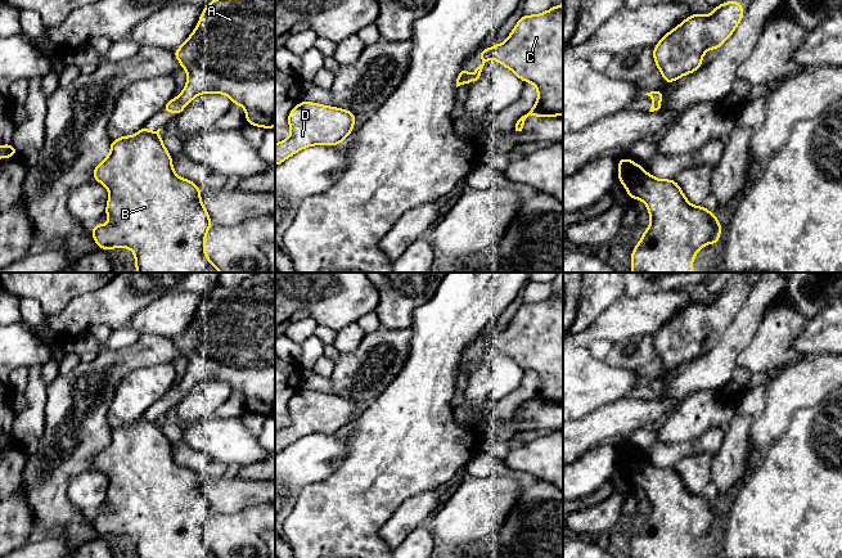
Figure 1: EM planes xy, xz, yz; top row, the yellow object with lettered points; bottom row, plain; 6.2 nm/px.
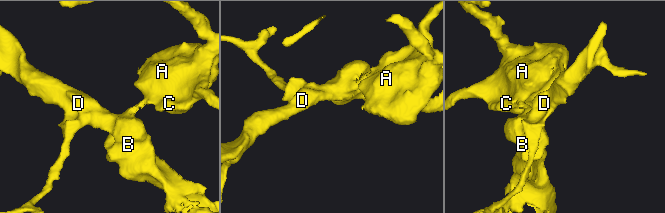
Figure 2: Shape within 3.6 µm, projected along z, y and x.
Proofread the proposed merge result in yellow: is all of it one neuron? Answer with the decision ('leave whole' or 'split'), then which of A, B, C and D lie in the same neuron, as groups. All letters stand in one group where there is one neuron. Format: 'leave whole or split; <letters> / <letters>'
leave whole; A B C D

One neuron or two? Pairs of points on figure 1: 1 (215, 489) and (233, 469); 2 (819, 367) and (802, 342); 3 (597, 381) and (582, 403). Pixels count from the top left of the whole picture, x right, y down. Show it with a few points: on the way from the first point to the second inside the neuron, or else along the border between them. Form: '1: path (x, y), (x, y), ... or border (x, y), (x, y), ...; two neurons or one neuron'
1: border (235, 475), (230, 477), (221, 476); two neurons
2: border (828, 352), (801, 356); two neurons
3: path (591, 386), (582, 397); one neuron

